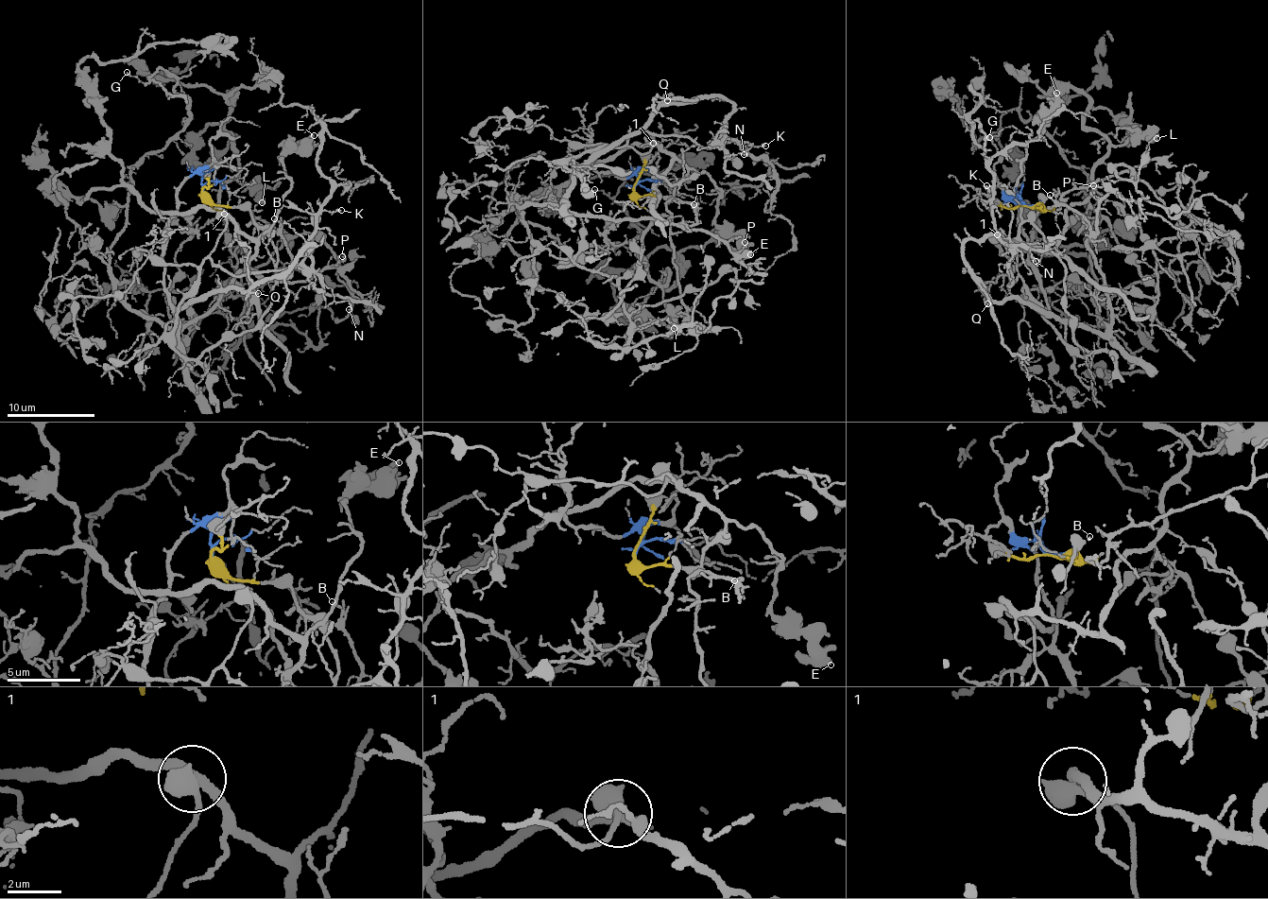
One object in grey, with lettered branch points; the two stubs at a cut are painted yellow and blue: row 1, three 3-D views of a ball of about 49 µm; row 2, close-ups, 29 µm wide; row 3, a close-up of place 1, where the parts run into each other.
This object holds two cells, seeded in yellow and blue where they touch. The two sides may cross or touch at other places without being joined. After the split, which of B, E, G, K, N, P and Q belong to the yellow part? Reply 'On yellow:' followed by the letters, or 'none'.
On yellow: none

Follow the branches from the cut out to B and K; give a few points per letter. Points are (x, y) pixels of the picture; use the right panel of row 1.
B: (1031, 206), (1011, 201), (1047, 308), (1102, 332), (1112, 319), (1085, 240), (1091, 229), (1049, 196)
K: (1031, 206), (1011, 201), (1061, 319), (991, 299), (977, 278), (963, 247), (994, 229), (986, 184)

